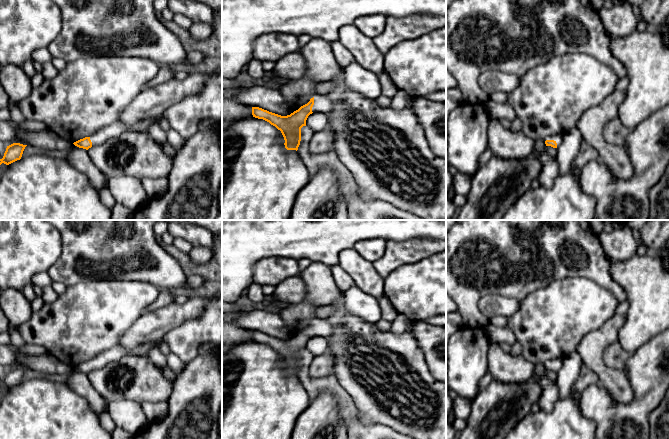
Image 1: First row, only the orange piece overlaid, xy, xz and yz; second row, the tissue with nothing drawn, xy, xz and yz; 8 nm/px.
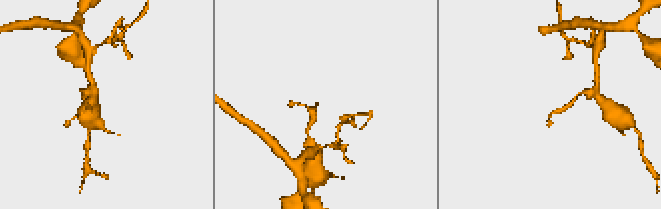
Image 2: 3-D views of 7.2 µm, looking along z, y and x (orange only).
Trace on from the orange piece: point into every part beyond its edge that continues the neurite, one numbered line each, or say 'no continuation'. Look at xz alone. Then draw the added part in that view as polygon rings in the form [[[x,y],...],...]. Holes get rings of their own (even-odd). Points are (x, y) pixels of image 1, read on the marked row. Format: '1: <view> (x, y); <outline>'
1: xz (323, 104); [[[316,94],[314,96],[314,105],[312,112],[328,113],[333,109],[334,101],[328,98],[326,95]]]

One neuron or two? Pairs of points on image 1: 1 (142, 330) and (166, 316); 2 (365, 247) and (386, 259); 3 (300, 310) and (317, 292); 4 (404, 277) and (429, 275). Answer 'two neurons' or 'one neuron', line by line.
1: one neuron
2: two neurons
3: two neurons
4: one neuron

